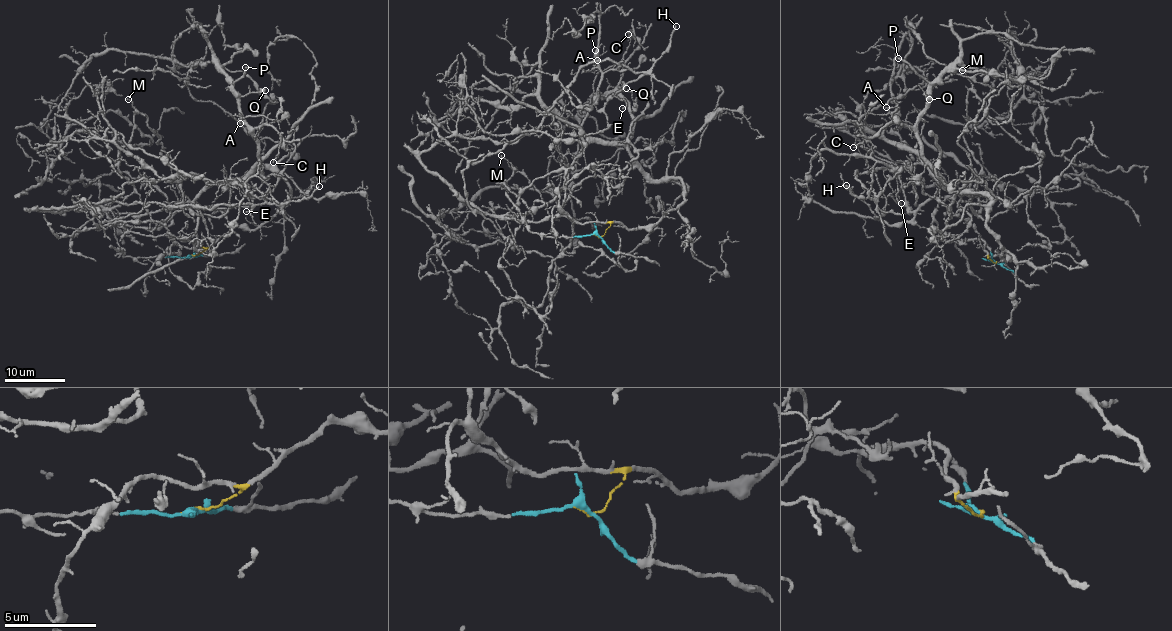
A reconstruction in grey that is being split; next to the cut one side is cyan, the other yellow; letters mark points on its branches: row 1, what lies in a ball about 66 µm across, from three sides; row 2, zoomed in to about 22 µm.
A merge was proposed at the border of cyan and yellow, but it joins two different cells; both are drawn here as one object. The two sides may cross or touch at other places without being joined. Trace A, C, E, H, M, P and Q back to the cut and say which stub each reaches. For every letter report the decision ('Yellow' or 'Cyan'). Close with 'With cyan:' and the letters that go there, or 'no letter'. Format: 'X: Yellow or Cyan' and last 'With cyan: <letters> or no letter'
A: Yellow
C: Yellow
E: Cyan
H: Cyan
M: Cyan
P: Yellow
Q: Yellow
With cyan: E, H, M

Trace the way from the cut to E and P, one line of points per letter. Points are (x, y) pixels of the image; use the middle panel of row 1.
E: (597, 235), (488, 215), (420, 155), (447, 137), (517, 143), (603, 60), (643, 72), (612, 95), (622, 108)
P: (597, 235), (656, 224), (684, 199), (678, 178), (656, 179), (629, 149), (625, 100), (594, 92), (594, 49)

